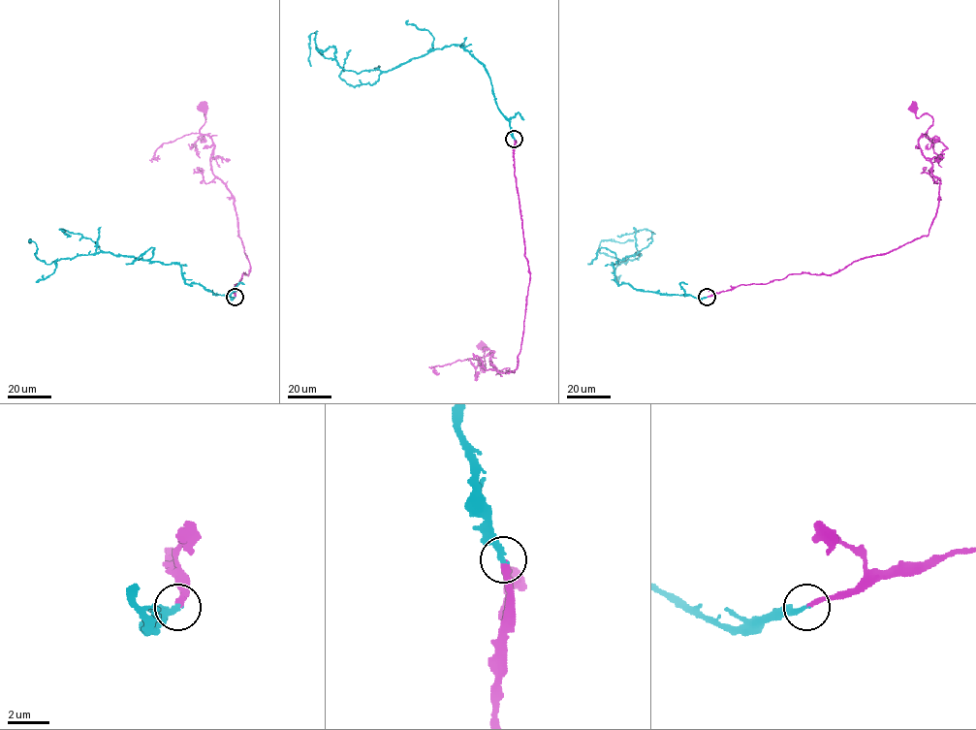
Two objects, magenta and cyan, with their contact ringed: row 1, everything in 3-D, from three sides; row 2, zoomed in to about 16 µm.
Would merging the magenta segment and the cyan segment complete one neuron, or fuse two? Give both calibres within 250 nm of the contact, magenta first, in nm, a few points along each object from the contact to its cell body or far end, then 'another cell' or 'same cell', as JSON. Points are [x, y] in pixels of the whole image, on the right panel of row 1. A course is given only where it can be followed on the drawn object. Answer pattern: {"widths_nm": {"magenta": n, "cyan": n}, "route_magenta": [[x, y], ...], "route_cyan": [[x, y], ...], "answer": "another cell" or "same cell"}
{"widths_nm": {"magenta": 240, "cyan": 260}, "route_magenta": [[707, 297], [789, 274], [834, 273], [927, 236], [940, 180], [918, 143], [932, 118], [917, 117], [913, 107]], "route_cyan": [[707, 297], [618, 284], [613, 263], [637, 252], [641, 255], [626, 264], [601, 253], [599, 244], [633, 239]], "answer": "same cell"}

